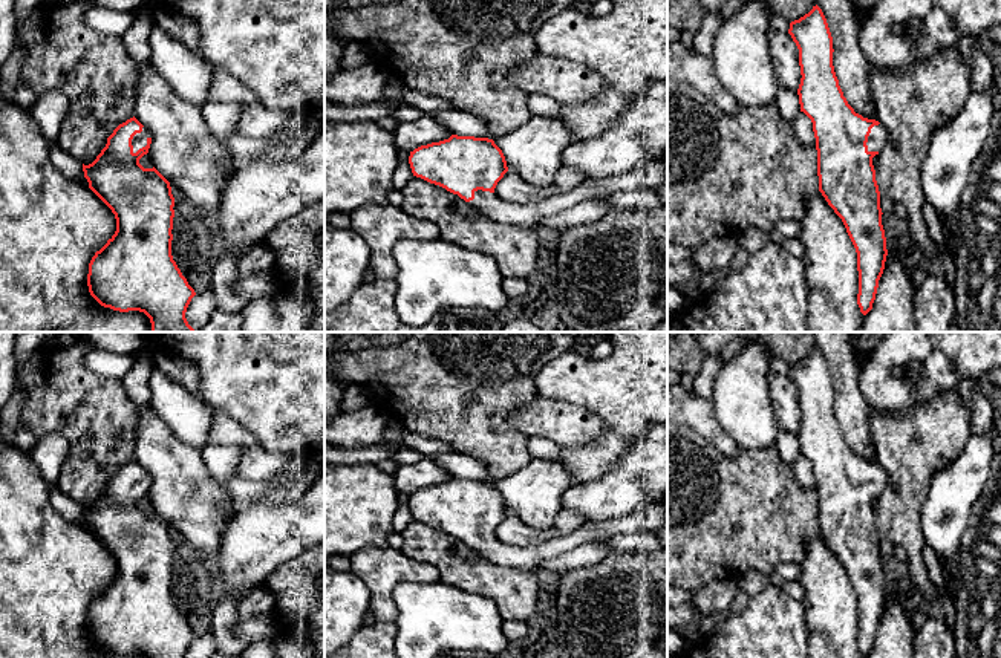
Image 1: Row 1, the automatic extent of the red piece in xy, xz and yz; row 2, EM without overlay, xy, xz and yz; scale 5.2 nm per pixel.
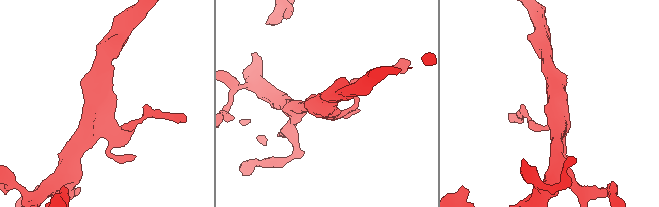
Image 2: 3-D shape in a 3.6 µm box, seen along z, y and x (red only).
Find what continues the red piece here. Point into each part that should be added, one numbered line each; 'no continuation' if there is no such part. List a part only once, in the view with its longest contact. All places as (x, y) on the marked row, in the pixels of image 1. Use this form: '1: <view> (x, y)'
1: xy (140, 140)

